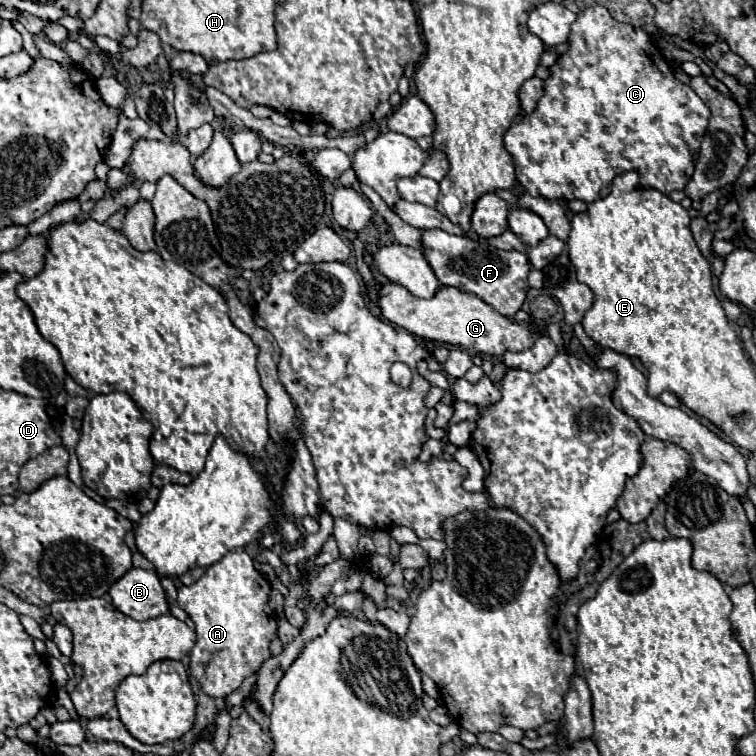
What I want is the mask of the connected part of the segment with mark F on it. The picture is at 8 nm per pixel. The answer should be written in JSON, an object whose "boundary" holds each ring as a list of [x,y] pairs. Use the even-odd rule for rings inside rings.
{"boundary":[[[439,228],[421,232],[421,252],[443,286],[453,286],[461,292],[475,294],[491,308],[495,308],[501,316],[515,320],[515,314],[521,310],[525,294],[529,290],[527,274],[531,270],[531,264],[523,252],[505,252],[487,244],[485,240],[449,234]]]}

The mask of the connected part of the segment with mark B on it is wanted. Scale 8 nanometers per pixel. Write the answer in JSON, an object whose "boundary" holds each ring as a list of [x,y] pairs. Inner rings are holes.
{"boundary":[[[131,568],[111,584],[109,598],[119,612],[135,620],[151,620],[169,612],[155,570]]]}

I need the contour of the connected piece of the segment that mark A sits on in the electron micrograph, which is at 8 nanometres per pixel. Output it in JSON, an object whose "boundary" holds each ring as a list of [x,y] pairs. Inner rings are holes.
{"boundary":[[[243,550],[227,552],[217,564],[209,566],[195,584],[179,590],[177,604],[195,622],[197,642],[189,654],[191,656],[189,668],[191,674],[199,680],[203,694],[211,698],[227,698],[243,684],[245,678],[249,678],[271,656],[269,646],[271,640],[277,636],[277,620],[273,610],[267,604],[269,592],[271,592],[271,584],[255,570],[251,556],[245,554]]]}

